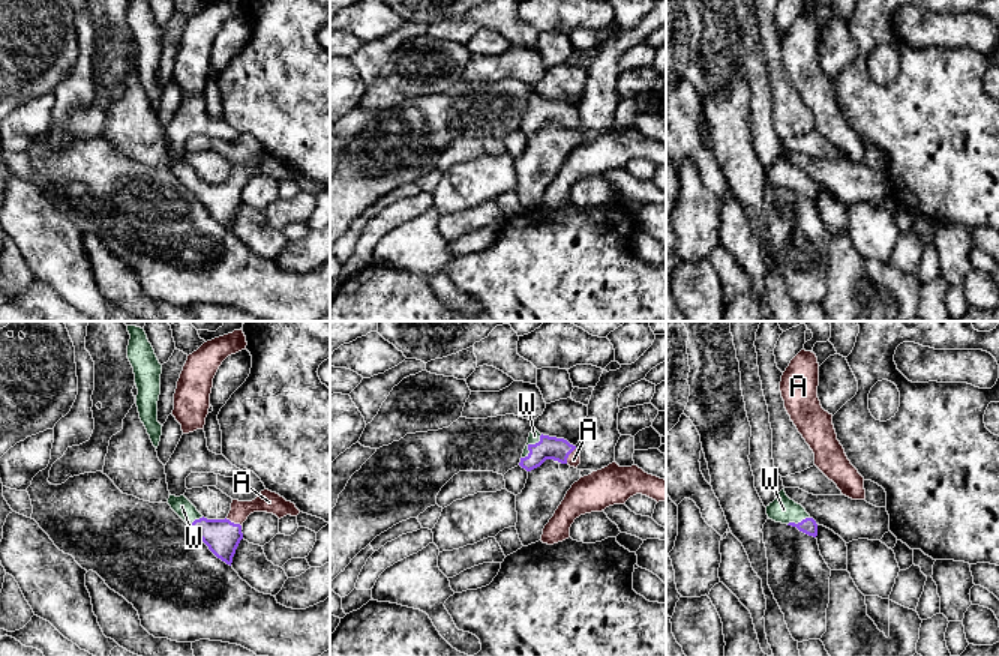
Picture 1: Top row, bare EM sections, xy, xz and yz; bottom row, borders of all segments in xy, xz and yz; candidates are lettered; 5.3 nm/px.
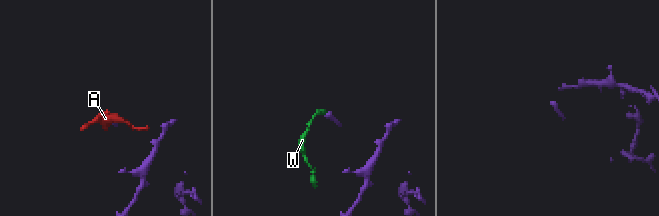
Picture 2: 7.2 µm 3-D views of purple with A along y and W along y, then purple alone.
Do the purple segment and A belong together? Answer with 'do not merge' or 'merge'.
merge

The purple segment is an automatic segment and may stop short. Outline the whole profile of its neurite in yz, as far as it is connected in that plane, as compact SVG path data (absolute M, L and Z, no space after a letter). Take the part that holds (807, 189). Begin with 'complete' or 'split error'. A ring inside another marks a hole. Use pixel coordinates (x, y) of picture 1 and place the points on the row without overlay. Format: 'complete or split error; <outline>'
split error; M784 152L777 158L776 164L766 170L766 179L776 186L796 191L800 195L813 201L818 200L816 185L801 168L786 159Z

